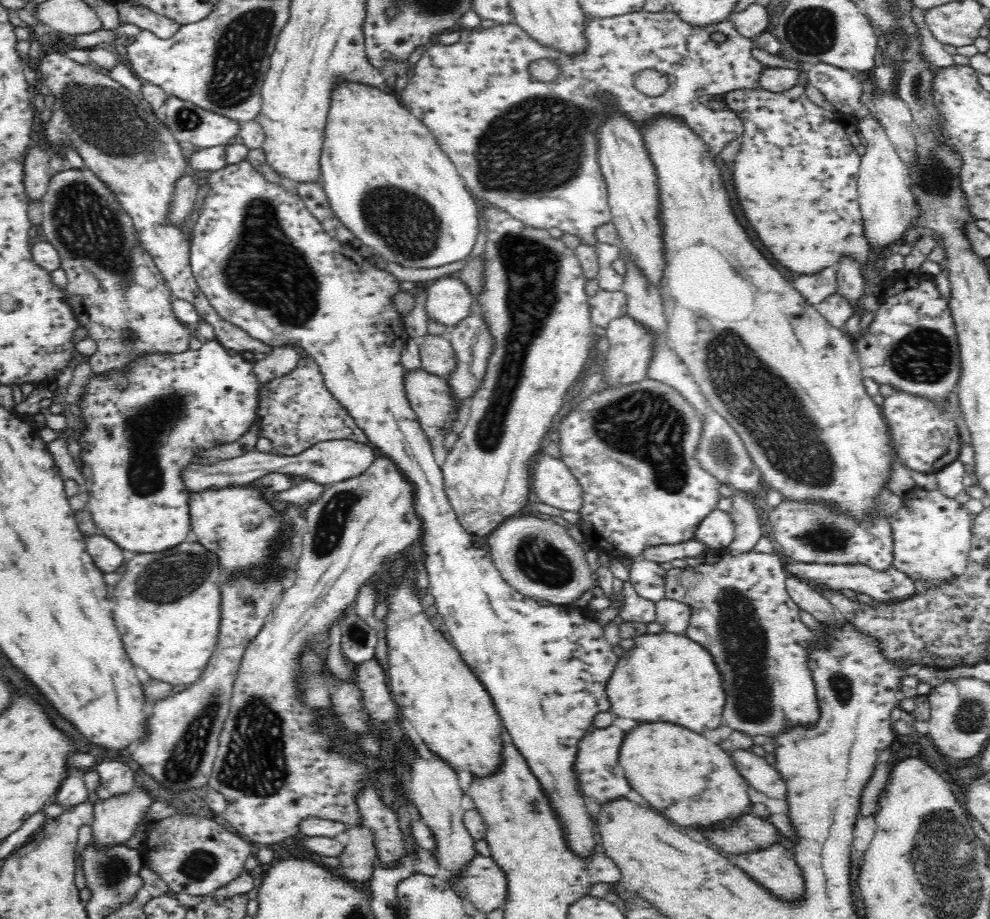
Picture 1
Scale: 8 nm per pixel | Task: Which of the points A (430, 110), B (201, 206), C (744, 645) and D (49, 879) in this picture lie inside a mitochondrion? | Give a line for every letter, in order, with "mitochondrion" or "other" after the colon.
A: other
B: other
C: mitochondrion
D: other

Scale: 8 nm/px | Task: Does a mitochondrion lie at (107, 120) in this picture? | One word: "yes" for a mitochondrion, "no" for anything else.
yes

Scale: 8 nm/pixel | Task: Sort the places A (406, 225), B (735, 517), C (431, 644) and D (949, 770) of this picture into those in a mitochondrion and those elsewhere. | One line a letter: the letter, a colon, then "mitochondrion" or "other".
A: mitochondrion
B: other
C: other
D: other

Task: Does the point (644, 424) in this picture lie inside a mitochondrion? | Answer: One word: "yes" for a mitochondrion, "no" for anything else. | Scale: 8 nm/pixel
yes

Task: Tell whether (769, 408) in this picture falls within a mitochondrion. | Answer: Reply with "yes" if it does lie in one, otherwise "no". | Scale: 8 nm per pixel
yes

